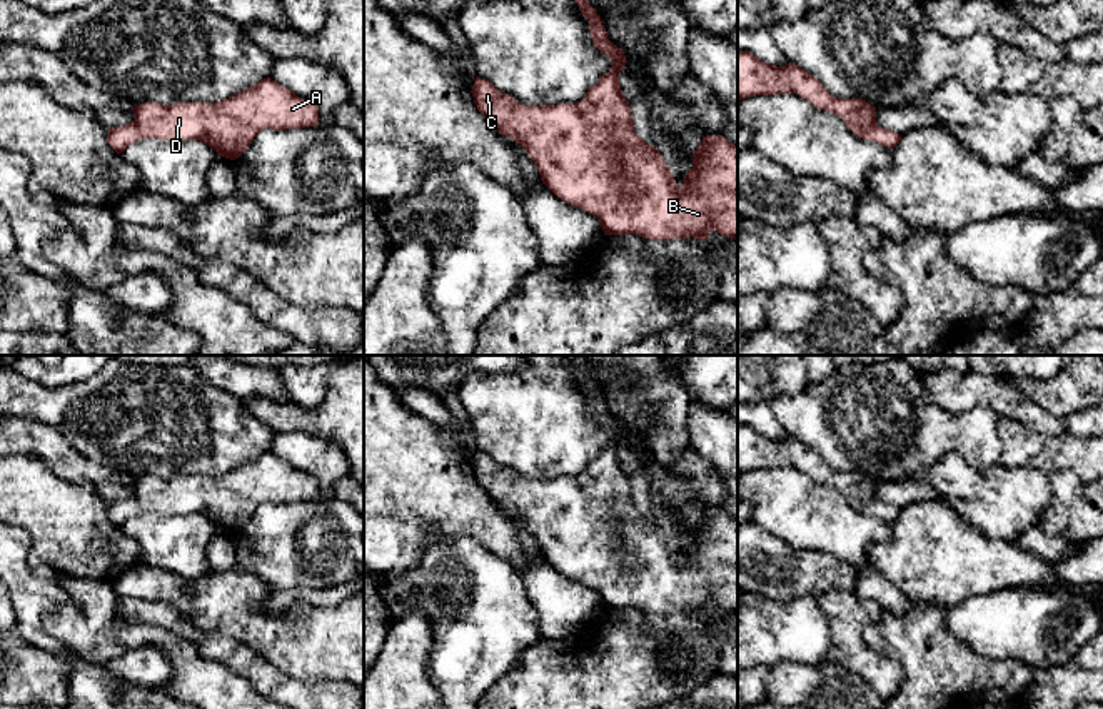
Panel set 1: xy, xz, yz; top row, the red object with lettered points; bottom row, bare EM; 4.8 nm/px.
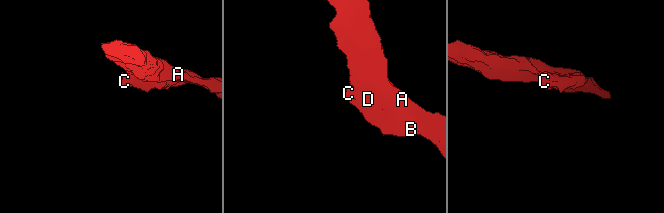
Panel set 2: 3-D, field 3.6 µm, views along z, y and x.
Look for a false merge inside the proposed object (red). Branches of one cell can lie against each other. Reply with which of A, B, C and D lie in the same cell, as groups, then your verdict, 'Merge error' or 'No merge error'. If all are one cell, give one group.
Groups: A B C D. No merge error

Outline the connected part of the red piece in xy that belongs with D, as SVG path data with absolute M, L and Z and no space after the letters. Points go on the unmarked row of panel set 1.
M270 450L215 477L177 475L165 480L157 475L144 475L132 480L132 484L132 497L108 502L107 515L117 527L142 512L200 514L212 520L217 529L235 534L264 502L287 504L319 499L317 479L295 469Z

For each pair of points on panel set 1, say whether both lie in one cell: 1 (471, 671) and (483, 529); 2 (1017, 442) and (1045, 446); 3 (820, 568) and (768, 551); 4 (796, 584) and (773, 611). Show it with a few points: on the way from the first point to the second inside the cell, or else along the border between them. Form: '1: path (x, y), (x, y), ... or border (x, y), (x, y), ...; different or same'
1: border (441, 543), (474, 538), (513, 566); different
2: path (1023, 446), (1038, 446); same
3: path (806, 568), (785, 568), (781, 564); same
4: border (755, 593), (770, 598), (818, 598); different

